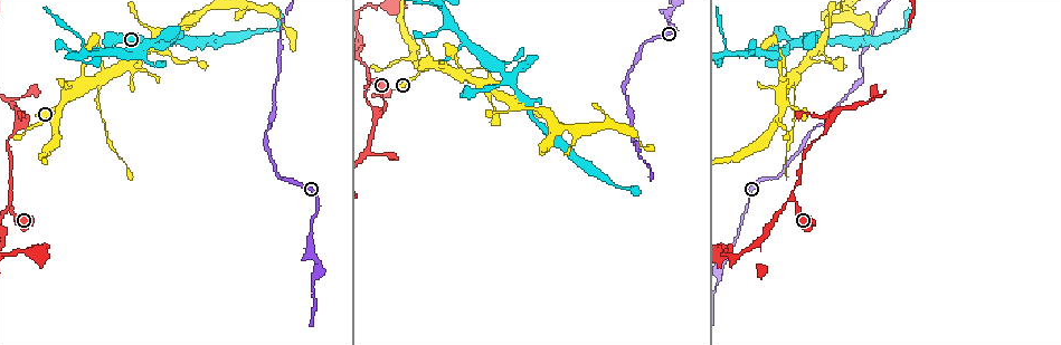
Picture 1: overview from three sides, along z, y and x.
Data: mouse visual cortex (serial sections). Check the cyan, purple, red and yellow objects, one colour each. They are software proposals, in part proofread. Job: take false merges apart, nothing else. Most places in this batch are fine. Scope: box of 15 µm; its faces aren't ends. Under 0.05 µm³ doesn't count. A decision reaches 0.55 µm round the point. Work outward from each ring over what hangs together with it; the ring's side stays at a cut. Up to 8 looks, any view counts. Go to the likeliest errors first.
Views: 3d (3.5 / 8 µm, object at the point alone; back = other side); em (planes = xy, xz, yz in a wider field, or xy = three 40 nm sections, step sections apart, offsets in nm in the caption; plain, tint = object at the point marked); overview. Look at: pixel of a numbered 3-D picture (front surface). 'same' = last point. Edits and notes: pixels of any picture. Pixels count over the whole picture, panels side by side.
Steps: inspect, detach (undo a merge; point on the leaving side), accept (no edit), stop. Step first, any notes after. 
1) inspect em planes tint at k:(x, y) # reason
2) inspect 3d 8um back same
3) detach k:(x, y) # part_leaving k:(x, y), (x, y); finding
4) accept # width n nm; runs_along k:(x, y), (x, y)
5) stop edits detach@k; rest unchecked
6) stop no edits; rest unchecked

inspect 3d 8um at 1:(11, 197) # narrows sharply

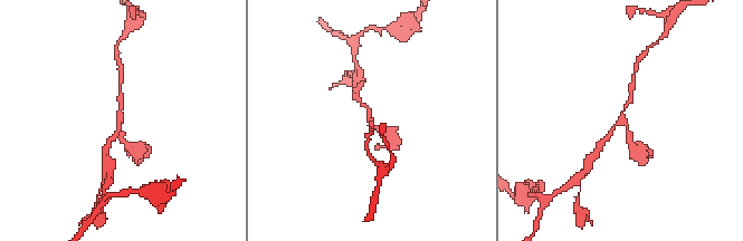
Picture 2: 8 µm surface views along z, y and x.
inspect 3d 3.5um at 2:(624, 121) # zoom in

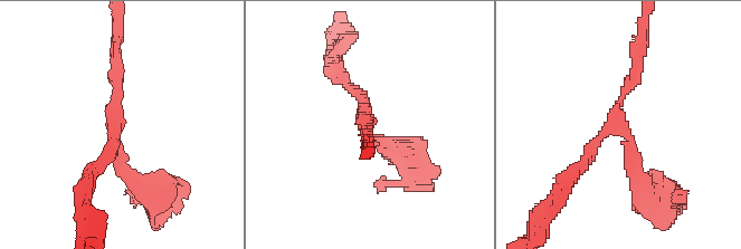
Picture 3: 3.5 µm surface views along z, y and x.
inspect em xy step 3 tint at 3:(366, 122) # arms 3; arm_widths 150, 150, 150 nm

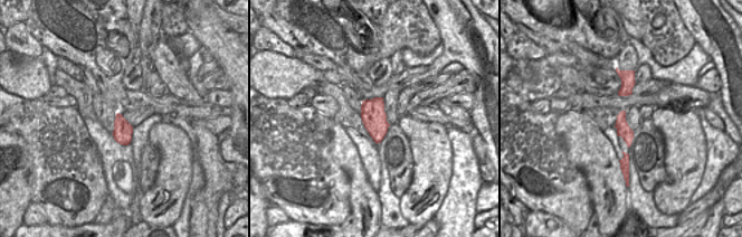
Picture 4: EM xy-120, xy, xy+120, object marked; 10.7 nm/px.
accept # runs_along 3:(391, 150), (367, 135), (363, 101), (339, 75); one cell here

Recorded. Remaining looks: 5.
inspect 3d 3.5um at 1:(869, 101) # narrows sharply

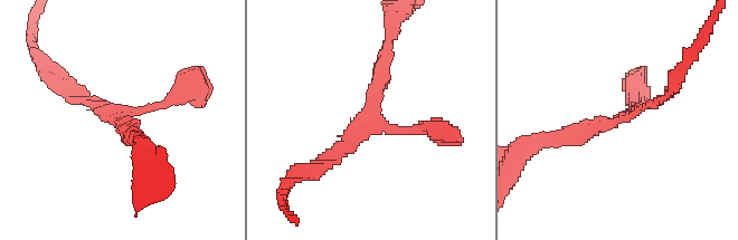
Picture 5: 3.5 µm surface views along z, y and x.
inspect em planes plain at 5:(622, 117) # arms 3; arm_widths 150, 200, 200 nm; now the EM

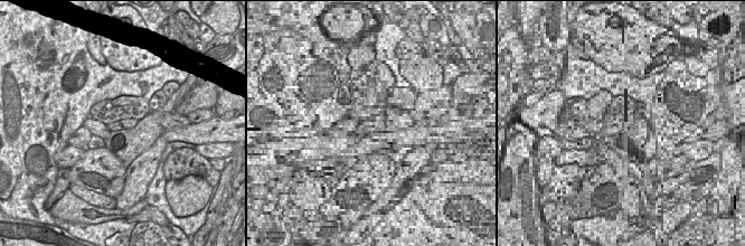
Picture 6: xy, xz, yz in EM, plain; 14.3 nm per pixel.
inspect em planes tint same

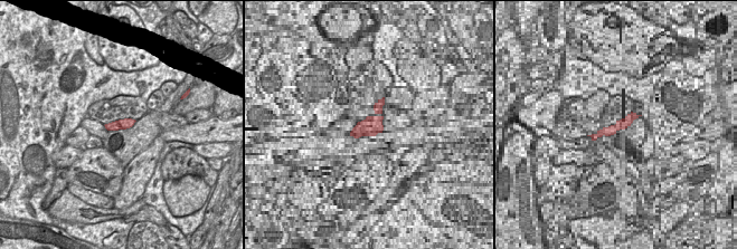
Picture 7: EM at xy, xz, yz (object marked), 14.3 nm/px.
accept # continuous, no second cell

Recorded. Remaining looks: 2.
inspect em xy step 2 tint at 1:(65, 103) # three arms meet

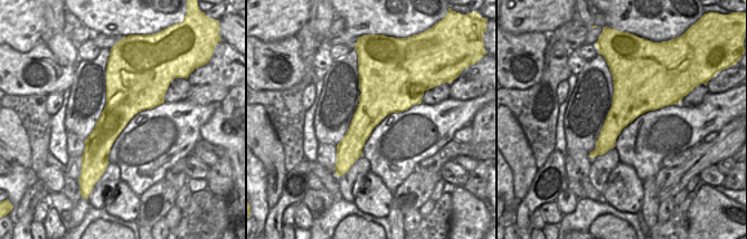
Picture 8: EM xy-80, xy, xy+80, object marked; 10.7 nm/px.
inspect 3d 3.5um same

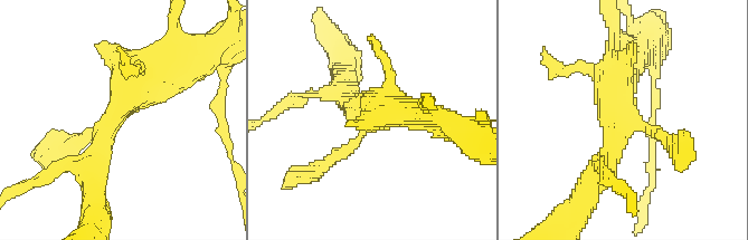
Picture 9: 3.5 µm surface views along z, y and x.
accept # width 380 nm; runs_along 9:(65, 147), (110, 127), (158, 68); continuous, no second cell

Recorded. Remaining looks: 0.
stop no edits; rest unchecked

